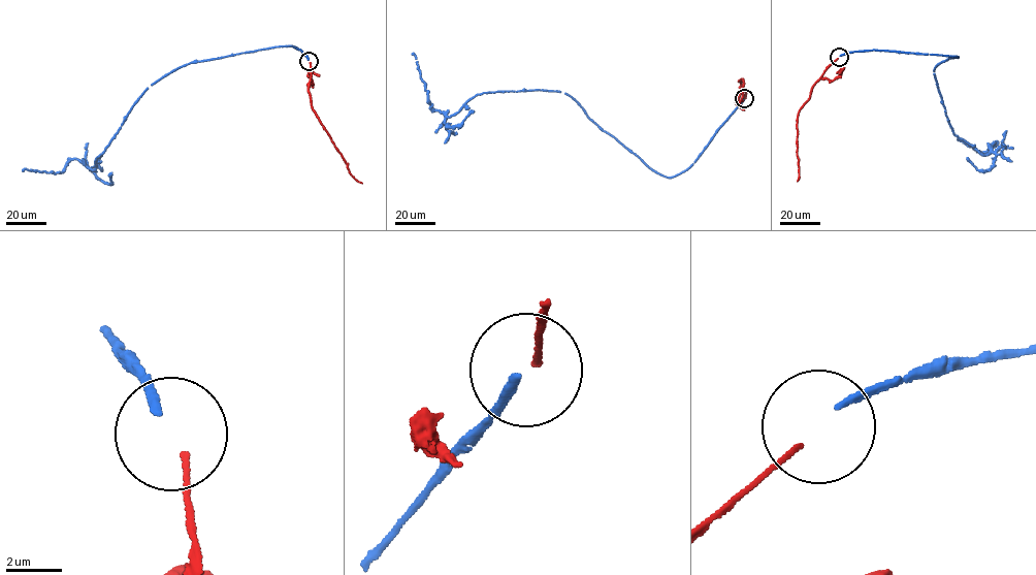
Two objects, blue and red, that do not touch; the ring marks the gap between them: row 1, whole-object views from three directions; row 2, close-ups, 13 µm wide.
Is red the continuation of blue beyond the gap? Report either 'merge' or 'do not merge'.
do not merge

